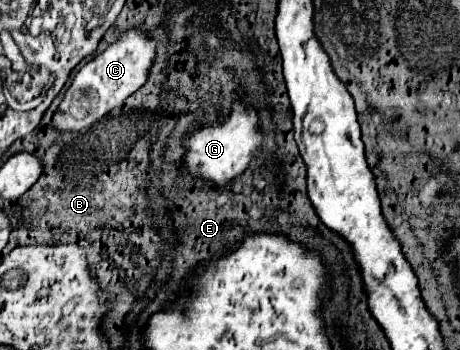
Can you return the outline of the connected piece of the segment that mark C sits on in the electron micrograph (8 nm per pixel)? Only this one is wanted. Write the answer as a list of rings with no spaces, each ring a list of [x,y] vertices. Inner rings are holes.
[[[136,28],[124,32],[118,42],[110,44],[102,54],[98,54],[78,70],[58,110],[52,114],[50,126],[58,132],[80,132],[84,128],[90,128],[100,118],[110,114],[116,106],[122,106],[124,100],[146,82],[152,60],[154,42]]]

